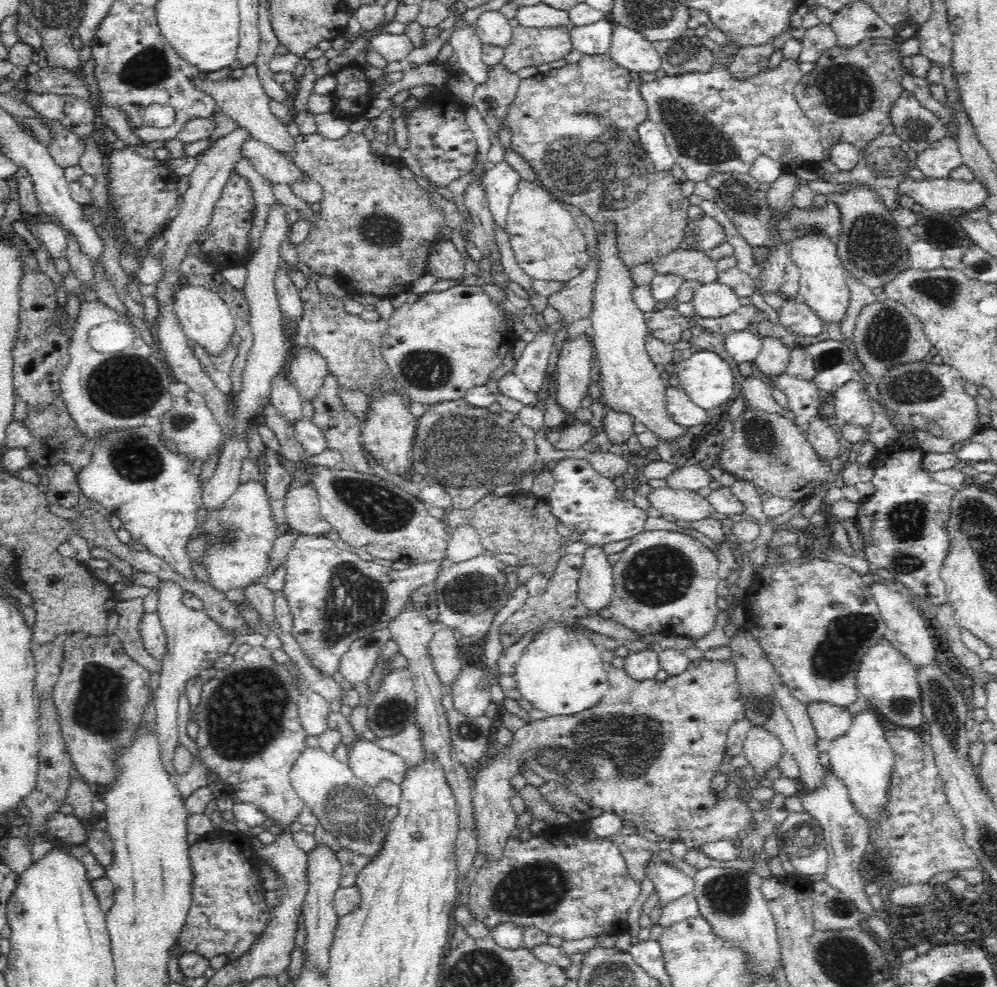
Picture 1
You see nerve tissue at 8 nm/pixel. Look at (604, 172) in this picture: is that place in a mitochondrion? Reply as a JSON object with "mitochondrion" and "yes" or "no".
{"mitochondrion":"yes"}

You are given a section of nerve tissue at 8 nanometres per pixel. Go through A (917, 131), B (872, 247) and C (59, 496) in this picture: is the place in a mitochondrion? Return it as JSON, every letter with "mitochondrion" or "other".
{"A":"mitochondrion","B":"mitochondrion","C":"other"}

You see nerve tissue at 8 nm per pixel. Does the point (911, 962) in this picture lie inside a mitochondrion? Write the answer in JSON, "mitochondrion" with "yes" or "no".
{"mitochondrion":"no"}

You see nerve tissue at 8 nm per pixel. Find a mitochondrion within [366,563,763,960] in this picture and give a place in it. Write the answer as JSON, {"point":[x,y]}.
{"point":[610,748]}

